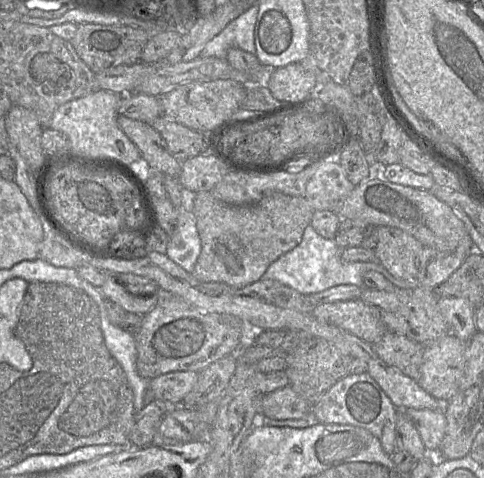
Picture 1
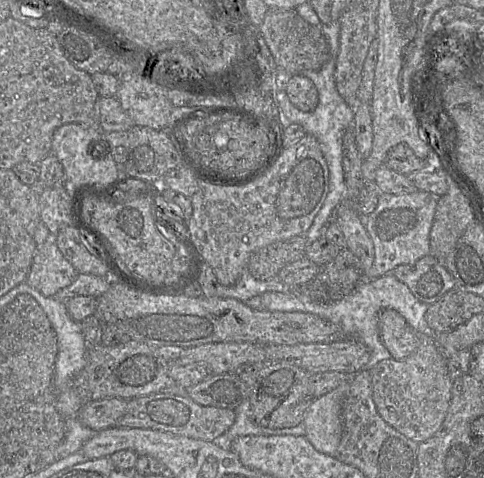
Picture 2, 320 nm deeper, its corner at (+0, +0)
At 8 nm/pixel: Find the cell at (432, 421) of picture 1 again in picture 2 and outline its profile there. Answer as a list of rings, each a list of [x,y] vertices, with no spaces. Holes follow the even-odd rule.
[[[434,336],[427,337],[407,358],[382,360],[370,373],[372,398],[386,423],[416,443],[426,441],[439,430],[450,406],[453,381]]]

